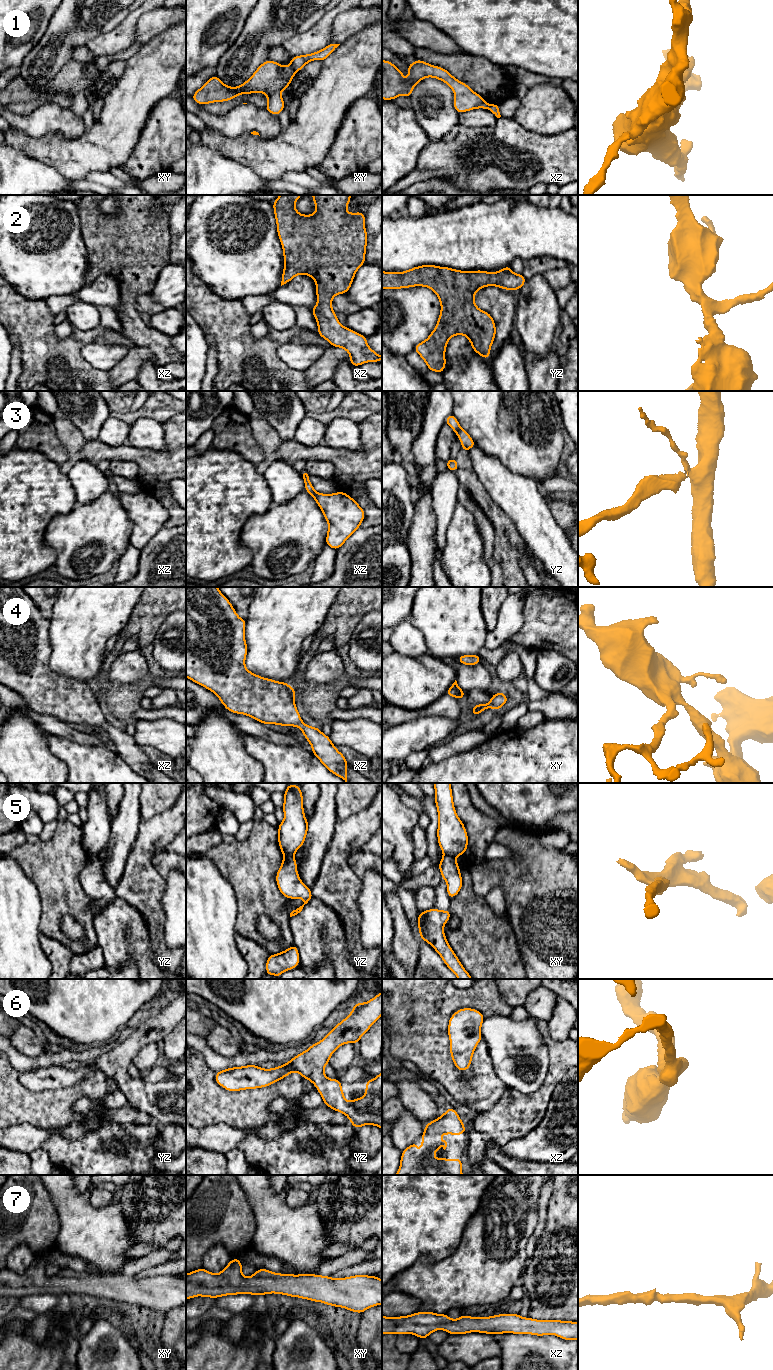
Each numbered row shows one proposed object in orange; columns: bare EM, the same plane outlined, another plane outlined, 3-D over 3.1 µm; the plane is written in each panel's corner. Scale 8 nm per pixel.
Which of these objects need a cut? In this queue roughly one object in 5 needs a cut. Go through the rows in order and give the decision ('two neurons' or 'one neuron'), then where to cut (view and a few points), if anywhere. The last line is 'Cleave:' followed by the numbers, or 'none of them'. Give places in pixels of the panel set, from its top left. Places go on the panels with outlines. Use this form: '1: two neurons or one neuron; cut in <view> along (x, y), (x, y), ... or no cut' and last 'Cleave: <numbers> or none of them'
1: two neurons; cut in xy along (290, 65), (296, 71)
2: one neuron; no cut
3: two neurons; cut in xz along (303, 476), (308, 478)
4: one neuron; no cut
5: two neurons; cut in yz along (293, 855), (284, 857)
6: one neuron; no cut
7: one neuron; no cut
Cleave: 1, 3, 5

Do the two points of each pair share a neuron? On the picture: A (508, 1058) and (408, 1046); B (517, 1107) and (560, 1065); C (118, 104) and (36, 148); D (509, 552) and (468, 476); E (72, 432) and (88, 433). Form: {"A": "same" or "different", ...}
{"A": "different", "B": "same", "C": "same", "D": "same", "E": "different"}

